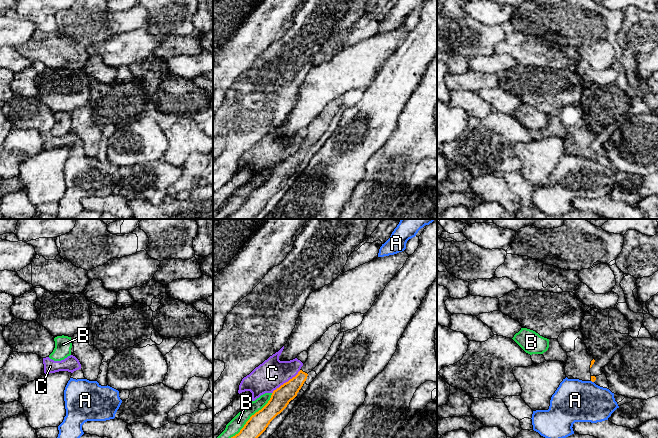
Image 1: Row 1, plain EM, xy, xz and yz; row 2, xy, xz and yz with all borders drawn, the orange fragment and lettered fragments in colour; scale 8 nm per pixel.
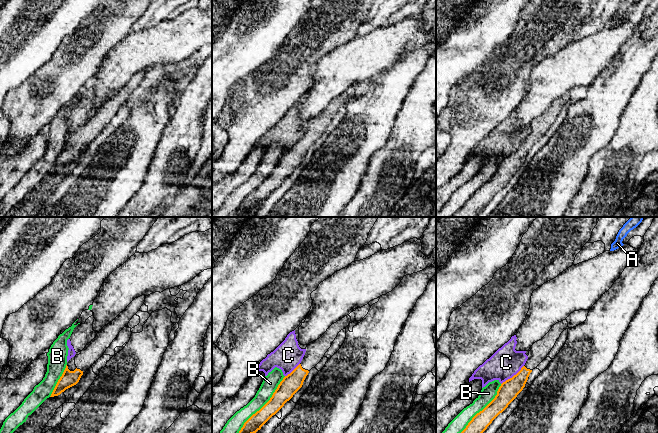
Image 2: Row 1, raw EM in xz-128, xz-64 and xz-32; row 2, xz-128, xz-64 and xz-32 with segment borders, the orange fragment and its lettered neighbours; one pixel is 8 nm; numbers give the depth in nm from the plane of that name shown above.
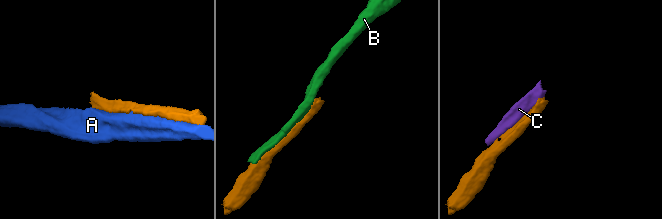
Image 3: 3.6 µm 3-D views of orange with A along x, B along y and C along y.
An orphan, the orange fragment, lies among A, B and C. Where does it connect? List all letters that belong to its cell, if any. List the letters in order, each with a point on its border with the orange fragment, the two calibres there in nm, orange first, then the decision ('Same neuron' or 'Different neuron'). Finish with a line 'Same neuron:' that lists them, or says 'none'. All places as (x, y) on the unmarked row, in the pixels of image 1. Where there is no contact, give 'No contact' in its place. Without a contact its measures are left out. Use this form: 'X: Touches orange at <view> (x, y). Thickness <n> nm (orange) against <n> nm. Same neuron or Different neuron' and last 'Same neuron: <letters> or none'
A: Touches orange at yz (592, 157). Thickness 50 nm (orange) against 340 nm. Different neuron
B: Touches orange at xz (250, 194). Thickness 160 nm (orange) against 110 nm. Different neuron
C: Touches orange at xz (286, 158). Thickness 160 nm (orange) against 240 nm. Different neuron
Same neuron: none

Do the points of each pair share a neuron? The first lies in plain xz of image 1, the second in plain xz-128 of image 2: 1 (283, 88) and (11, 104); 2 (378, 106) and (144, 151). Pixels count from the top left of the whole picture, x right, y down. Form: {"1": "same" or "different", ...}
{"1": "same", "2": "same"}

